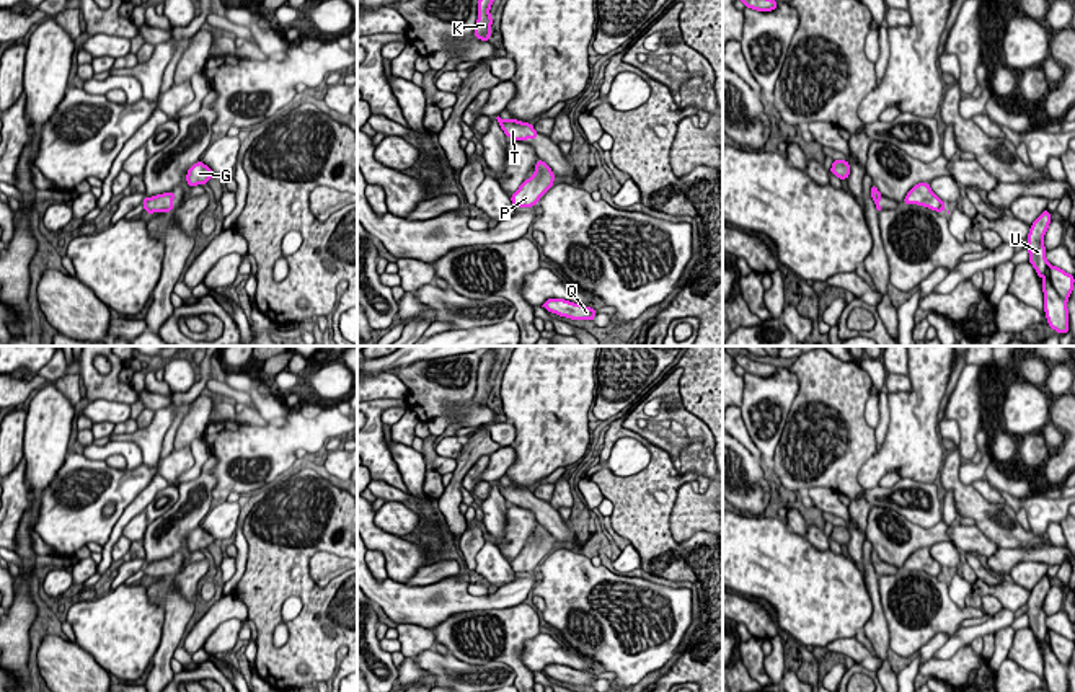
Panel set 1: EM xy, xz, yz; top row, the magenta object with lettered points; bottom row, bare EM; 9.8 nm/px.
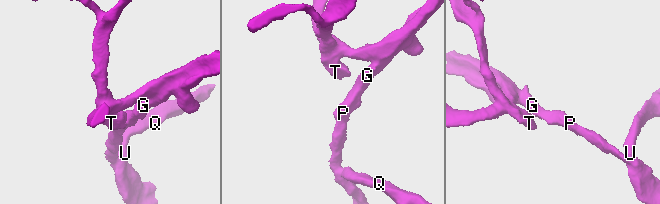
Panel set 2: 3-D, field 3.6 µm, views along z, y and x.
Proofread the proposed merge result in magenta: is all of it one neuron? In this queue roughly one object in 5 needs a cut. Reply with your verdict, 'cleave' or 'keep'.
keep

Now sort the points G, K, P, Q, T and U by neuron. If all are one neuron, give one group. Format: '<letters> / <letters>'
G K P Q T U

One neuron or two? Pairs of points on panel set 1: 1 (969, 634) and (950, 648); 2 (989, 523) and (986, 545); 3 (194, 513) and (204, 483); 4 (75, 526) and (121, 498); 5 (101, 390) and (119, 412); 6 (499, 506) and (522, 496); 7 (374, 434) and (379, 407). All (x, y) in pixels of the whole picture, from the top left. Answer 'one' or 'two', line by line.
1: one
2: two
3: one
4: one
5: two
6: two
7: one

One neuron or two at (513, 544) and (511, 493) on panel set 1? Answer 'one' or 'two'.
two

